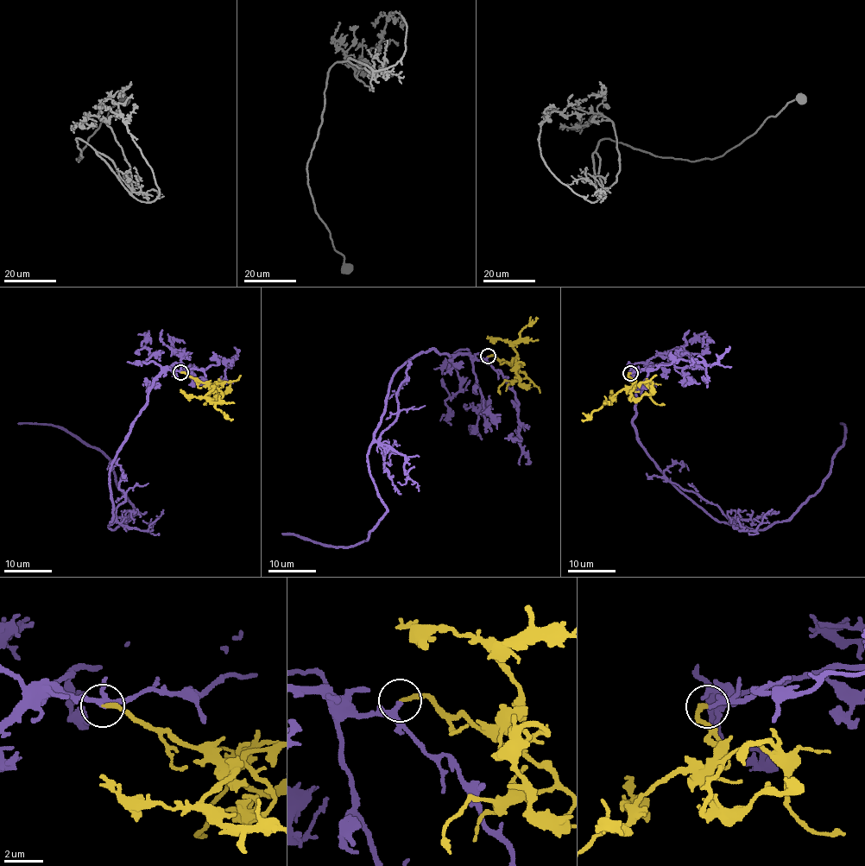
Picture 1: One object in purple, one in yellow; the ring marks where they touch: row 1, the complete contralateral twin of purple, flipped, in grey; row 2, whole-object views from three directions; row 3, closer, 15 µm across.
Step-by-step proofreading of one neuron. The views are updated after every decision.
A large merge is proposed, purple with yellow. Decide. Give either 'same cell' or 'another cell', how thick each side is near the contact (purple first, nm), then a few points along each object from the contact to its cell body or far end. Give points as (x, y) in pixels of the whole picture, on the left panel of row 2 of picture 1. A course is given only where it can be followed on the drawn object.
same cell; calibres 160 and 220 nm; course purple (180, 372), (167, 369), (154, 381), (110, 470), (114, 528), (135, 508), (112, 464), (66, 431), (17, 424); course yellow (180, 372), (186, 372), (208, 384), (213, 389), (206, 395), (217, 409), (230, 420), (233, 419)

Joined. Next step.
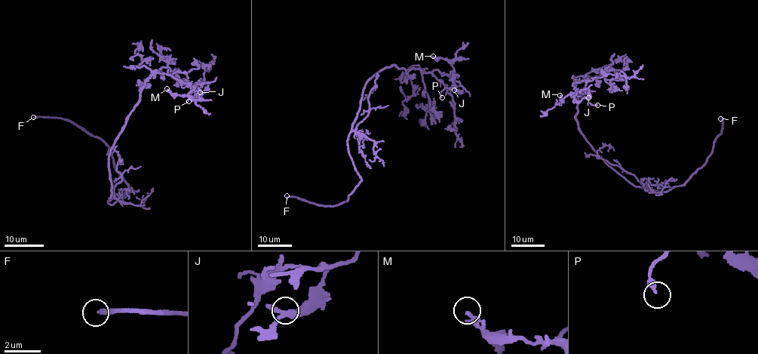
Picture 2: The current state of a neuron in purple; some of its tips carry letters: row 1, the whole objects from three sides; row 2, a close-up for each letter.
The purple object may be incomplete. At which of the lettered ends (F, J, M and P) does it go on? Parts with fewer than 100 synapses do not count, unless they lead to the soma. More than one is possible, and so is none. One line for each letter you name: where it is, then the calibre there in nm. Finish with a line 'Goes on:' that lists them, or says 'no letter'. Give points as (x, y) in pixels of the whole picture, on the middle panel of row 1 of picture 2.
F: place (286, 195); calibre 280 nm
Goes on: F

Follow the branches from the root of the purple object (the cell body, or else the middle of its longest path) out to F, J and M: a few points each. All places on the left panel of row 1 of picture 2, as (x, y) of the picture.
F: (109, 179), (108, 203), (112, 204), (130, 186), (115, 167), (111, 150), (66, 120), (33, 117)
J: (109, 179), (111, 150), (139, 100), (141, 87), (151, 76), (166, 73), (192, 86), (208, 82), (200, 92)
M: (109, 179), (110, 152), (126, 117), (139, 100), (144, 84), (161, 72), (194, 89), (180, 96), (167, 88)

